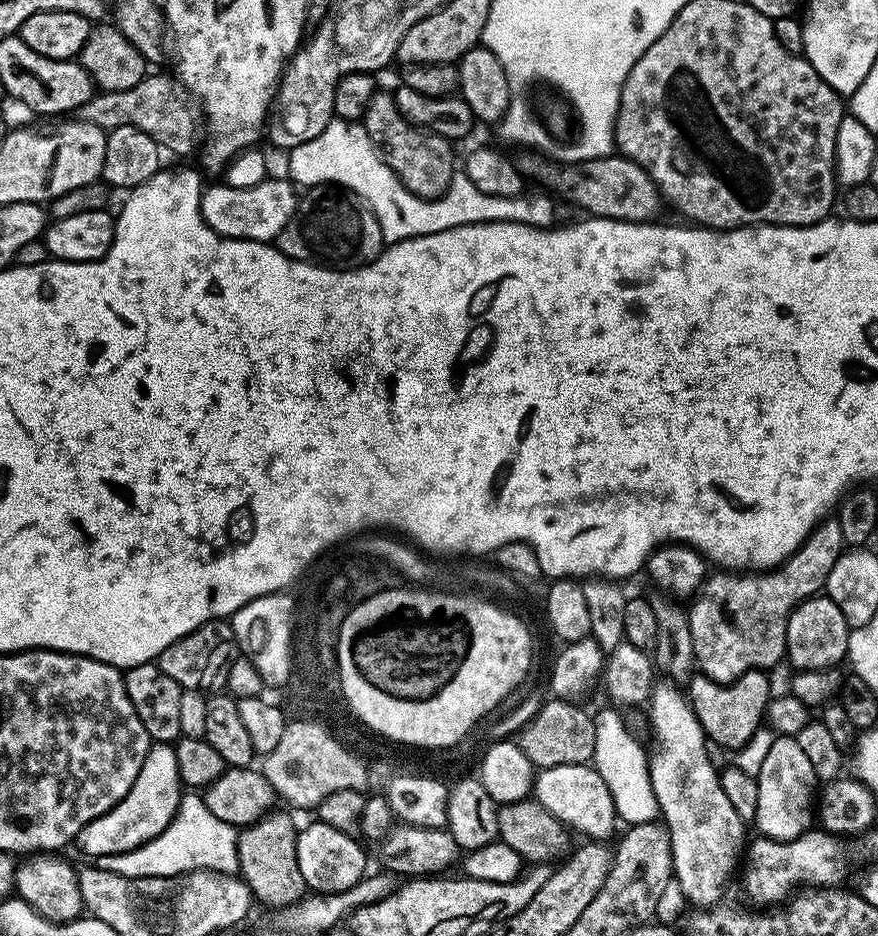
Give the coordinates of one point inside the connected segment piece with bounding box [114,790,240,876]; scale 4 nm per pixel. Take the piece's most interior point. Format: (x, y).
(196, 840)

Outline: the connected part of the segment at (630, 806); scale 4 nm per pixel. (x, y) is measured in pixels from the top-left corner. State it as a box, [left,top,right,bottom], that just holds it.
[591,708,660,825]

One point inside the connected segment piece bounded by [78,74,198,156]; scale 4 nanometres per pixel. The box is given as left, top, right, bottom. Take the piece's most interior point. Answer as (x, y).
(154, 106)

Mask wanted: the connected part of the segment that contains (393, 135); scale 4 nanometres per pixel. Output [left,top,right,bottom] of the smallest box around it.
[362,90,458,200]

